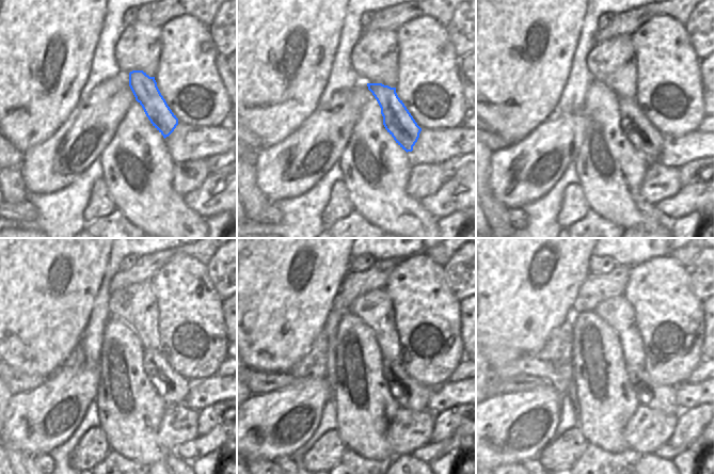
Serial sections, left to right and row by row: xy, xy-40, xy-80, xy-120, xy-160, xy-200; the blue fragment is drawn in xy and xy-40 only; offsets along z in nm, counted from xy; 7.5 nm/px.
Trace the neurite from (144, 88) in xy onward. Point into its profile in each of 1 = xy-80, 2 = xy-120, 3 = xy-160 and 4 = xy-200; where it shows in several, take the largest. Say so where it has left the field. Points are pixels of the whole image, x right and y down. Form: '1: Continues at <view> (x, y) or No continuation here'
1: Continues at xy-80 (636, 127)
2: Continues at xy-120 (172, 388)
3: Continues at xy-160 (410, 394)
4: Continues at xy-200 (654, 396)

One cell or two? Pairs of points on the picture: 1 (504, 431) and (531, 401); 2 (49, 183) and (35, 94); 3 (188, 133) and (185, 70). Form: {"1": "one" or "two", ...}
{"1": "one", "2": "two", "3": "two"}

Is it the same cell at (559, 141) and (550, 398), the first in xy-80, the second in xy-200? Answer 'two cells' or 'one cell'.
one cell

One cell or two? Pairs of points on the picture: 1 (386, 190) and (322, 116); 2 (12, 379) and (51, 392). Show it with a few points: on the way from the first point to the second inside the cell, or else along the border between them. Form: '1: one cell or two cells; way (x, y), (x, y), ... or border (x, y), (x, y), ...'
1: two cells; border (356, 121), (351, 137), (337, 161)
2: two cells; border (45, 379), (31, 390), (13, 394)

